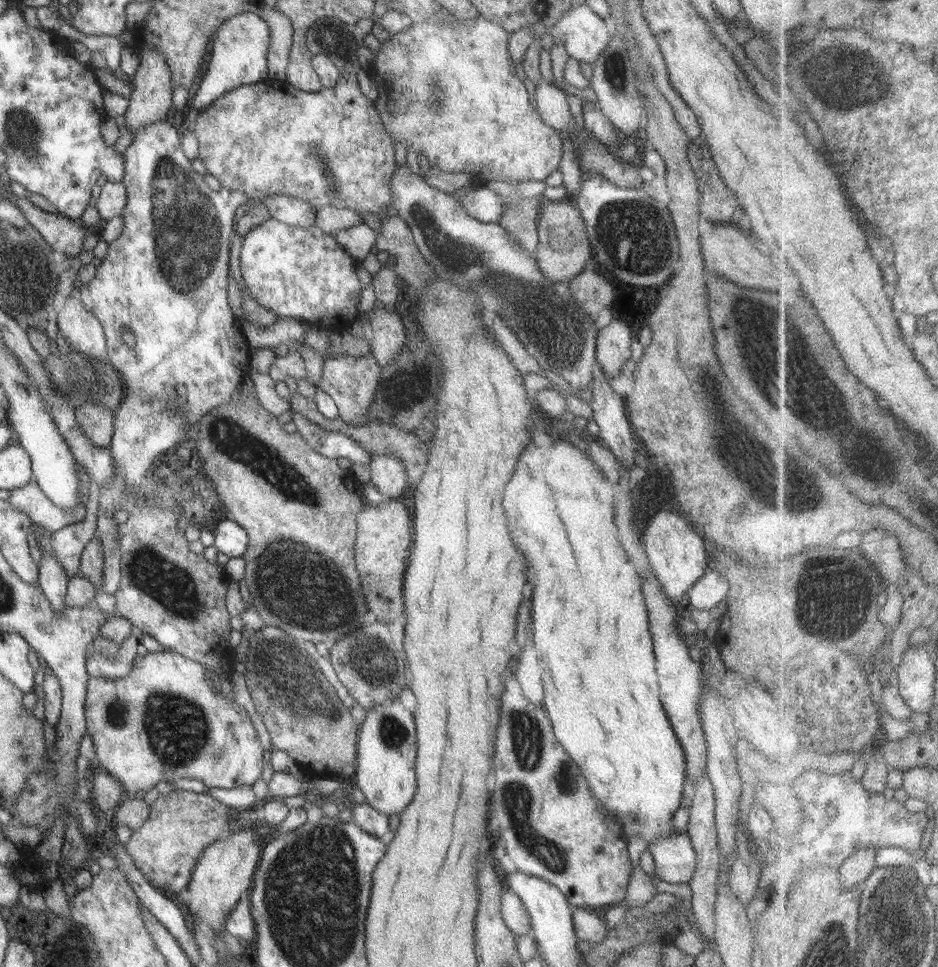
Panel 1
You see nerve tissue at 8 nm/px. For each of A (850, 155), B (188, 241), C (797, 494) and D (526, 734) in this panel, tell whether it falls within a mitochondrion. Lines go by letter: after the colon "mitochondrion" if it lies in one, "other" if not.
A: other
B: mitochondrion
C: mitochondrion
D: mitochondrion

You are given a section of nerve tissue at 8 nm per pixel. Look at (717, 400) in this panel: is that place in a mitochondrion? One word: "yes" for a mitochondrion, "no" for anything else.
no

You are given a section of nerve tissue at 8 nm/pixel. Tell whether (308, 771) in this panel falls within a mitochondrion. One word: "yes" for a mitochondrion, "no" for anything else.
no

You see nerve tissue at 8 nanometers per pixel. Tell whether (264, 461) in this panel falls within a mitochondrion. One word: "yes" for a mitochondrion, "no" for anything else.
yes

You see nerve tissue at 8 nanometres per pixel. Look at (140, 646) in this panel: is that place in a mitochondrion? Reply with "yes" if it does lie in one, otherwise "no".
no

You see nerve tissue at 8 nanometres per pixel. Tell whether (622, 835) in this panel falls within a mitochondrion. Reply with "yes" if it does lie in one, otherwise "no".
no

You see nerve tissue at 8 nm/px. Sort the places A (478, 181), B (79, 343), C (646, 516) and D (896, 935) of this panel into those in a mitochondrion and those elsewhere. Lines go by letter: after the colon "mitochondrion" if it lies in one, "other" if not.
A: other
B: mitochondrion
C: other
D: mitochondrion

